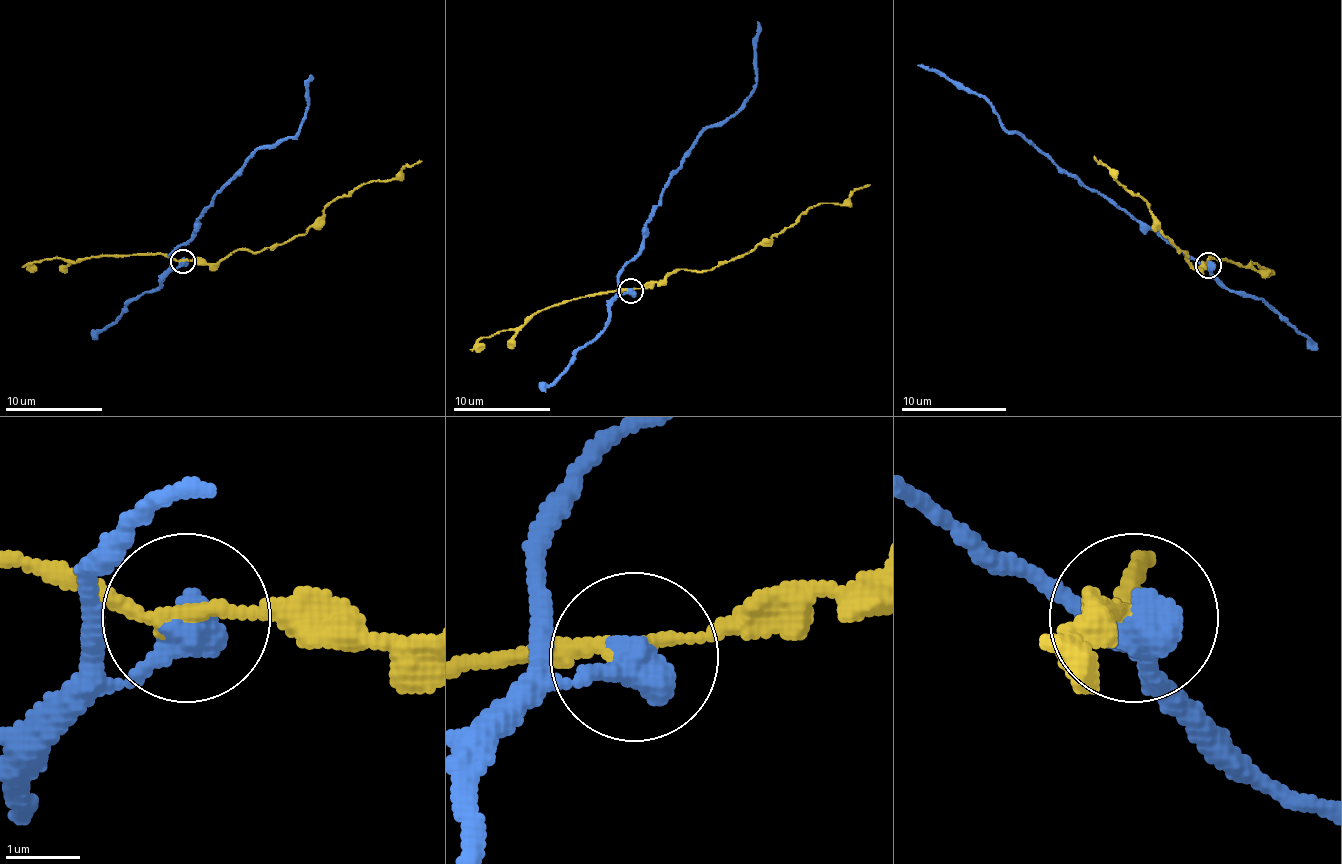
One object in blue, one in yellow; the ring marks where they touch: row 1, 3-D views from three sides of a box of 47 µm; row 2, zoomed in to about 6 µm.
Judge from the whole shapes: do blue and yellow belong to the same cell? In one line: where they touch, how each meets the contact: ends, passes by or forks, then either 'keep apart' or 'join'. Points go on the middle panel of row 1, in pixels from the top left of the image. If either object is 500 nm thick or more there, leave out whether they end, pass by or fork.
place (630, 291); keep apart

